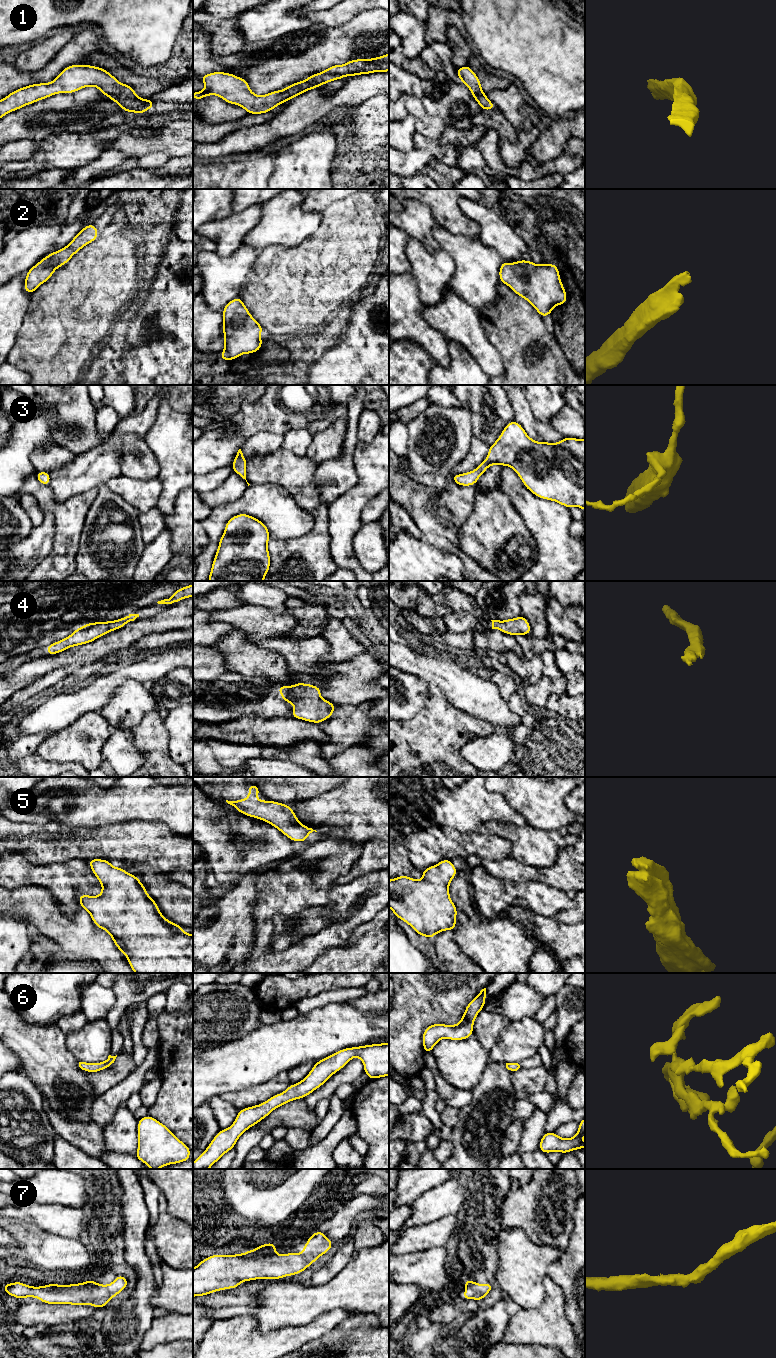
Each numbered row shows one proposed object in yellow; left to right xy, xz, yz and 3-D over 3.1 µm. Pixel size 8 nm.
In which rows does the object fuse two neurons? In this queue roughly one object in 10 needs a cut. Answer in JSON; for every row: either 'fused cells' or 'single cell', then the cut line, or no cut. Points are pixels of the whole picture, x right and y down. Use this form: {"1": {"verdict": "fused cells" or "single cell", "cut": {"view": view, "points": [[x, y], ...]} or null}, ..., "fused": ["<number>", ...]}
{"1": {"verdict": "single cell", "cut": null}, "2": {"verdict": "single cell", "cut": null}, "3": {"verdict": "single cell", "cut": null}, "4": {"verdict": "single cell", "cut": null}, "5": {"verdict": "single cell", "cut": null}, "6": {"verdict": "single cell", "cut": null}, "7": {"verdict": "single cell", "cut": null}, "fused": []}

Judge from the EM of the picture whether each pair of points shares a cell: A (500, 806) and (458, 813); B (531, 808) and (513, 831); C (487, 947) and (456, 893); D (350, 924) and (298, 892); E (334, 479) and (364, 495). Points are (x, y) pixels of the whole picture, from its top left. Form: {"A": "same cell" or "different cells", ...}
{"A": "same cell", "B": "different cells", "C": "same cell", "D": "same cell", "E": "different cells"}

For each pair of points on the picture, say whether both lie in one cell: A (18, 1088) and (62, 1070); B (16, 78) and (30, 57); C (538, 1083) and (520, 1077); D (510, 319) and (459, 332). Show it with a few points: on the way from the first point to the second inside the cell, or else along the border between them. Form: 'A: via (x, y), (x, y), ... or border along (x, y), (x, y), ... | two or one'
A: border along (24, 1072), (43, 1096) | two
B: border along (14, 63), (19, 70), (29, 72), (44, 66) | two
C: via (534, 1081), (524, 1080) | one
D: border along (477, 311), (485, 334), (494, 346) | two

